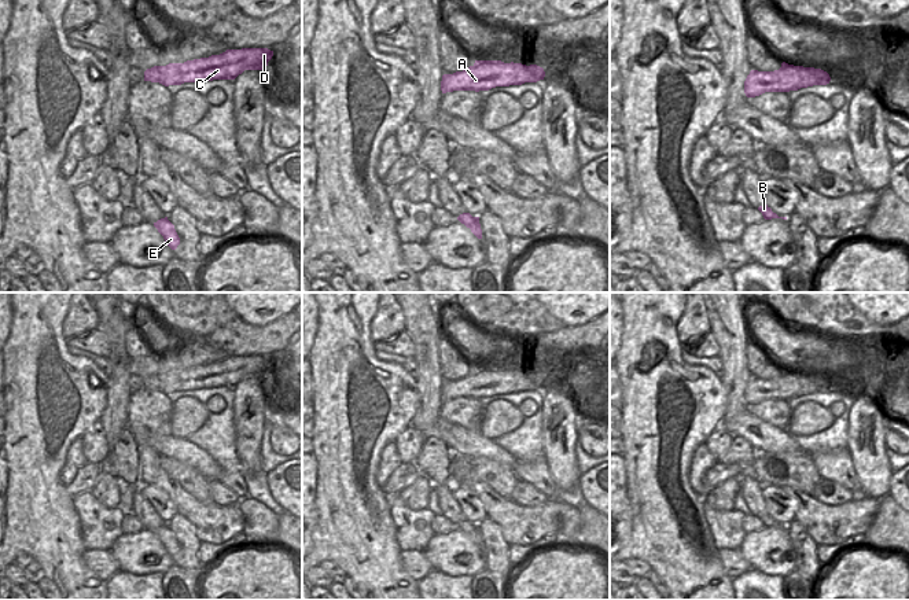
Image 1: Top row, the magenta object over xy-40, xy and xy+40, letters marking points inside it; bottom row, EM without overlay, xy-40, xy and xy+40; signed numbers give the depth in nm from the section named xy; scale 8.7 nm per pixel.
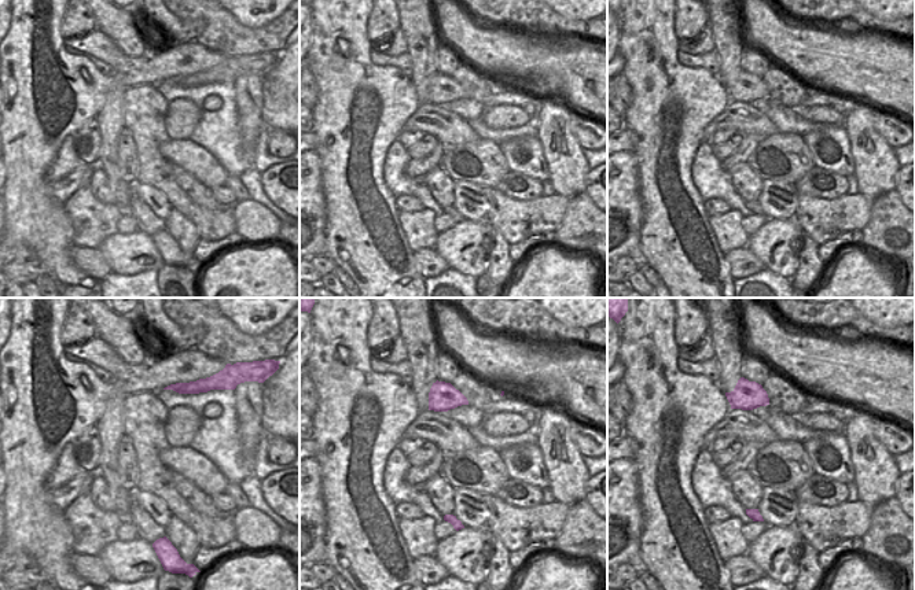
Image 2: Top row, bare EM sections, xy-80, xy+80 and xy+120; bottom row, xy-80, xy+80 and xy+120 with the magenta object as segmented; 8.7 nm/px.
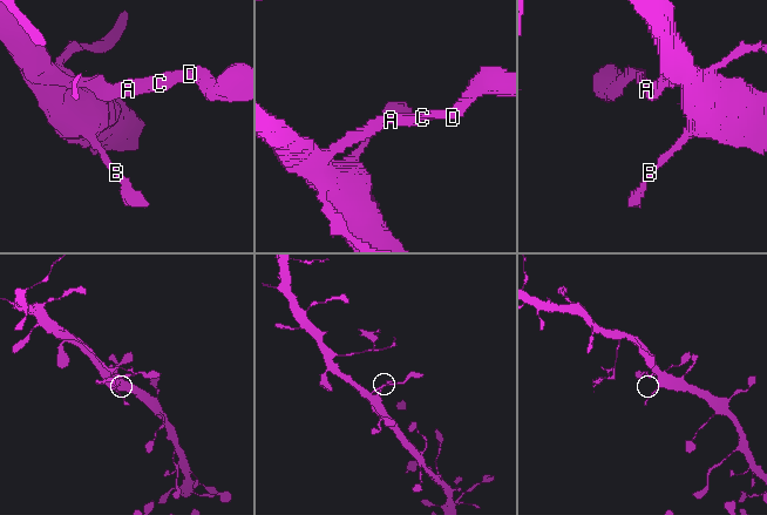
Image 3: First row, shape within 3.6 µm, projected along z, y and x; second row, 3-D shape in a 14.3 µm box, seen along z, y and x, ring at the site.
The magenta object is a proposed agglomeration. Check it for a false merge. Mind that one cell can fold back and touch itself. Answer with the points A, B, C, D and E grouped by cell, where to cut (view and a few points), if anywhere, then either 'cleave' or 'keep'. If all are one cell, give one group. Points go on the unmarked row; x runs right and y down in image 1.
A B C D E; no cut; keep

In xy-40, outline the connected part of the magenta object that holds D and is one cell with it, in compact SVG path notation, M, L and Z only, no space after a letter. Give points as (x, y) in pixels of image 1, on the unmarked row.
M268 356L227 357L209 365L154 373L144 379L144 389L169 394L184 390L235 387L244 378L264 378L272 364L273 358Z

